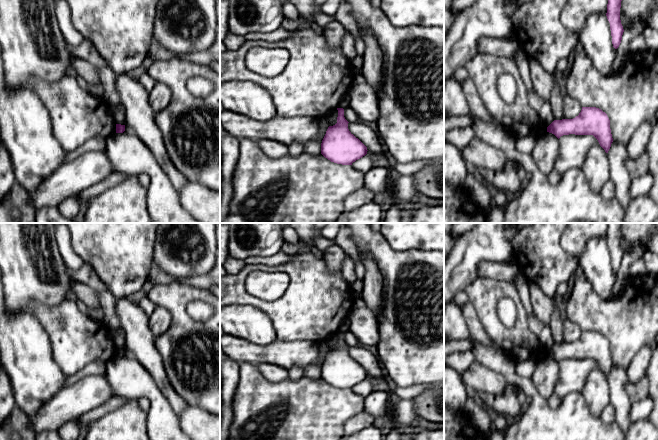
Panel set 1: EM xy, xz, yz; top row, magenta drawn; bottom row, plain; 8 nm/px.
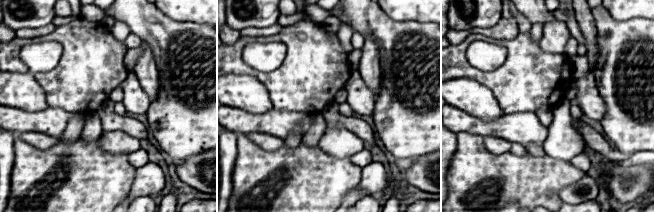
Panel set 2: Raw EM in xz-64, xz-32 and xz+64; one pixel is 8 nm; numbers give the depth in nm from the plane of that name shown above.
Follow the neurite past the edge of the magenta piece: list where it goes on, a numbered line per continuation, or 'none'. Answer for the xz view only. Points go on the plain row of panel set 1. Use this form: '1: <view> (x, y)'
none

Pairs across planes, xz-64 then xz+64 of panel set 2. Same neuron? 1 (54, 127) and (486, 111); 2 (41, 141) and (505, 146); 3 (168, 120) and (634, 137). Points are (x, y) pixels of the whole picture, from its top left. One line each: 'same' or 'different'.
1: different
2: same
3: same

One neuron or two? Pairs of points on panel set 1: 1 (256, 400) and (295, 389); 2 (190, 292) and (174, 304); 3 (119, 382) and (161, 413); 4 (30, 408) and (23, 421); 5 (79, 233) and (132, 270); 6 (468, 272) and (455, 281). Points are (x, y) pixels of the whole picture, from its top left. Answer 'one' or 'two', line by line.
1: one
2: one
3: one
4: two
5: one
6: one

